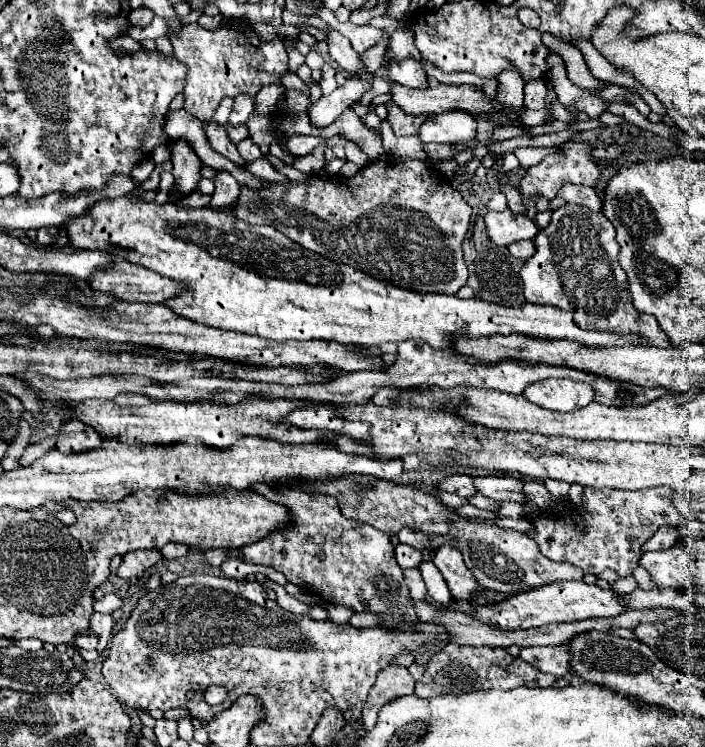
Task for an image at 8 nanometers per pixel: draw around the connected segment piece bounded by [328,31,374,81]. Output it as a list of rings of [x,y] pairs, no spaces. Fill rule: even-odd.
[[[338,31],[328,33],[328,47],[330,47],[330,57],[348,73],[348,77],[352,79],[364,79],[364,81],[372,81],[374,73],[362,63],[360,55],[352,49],[350,41],[340,35]]]

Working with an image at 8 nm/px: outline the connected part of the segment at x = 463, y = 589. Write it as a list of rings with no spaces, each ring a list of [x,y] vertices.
[[[452,547],[436,549],[434,565],[444,575],[454,599],[470,599],[476,593],[478,585],[474,583],[474,577],[470,577],[470,571],[466,571],[460,551],[454,551]]]

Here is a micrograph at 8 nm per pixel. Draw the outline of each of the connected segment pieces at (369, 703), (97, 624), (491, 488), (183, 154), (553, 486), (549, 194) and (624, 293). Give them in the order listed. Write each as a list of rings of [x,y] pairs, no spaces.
[[[402,665],[384,667],[378,673],[376,683],[372,685],[368,699],[364,703],[364,709],[362,709],[364,731],[370,731],[376,725],[378,711],[386,703],[390,703],[398,697],[404,697],[404,695],[412,695],[412,693],[414,693],[414,679],[406,667],[402,667]]]
[[[92,613],[90,617],[90,629],[92,633],[98,635],[100,643],[98,643],[98,653],[102,653],[106,649],[106,643],[110,639],[110,633],[112,633],[112,617],[110,615],[102,615],[102,613]]]
[[[474,477],[478,491],[496,501],[526,503],[528,497],[522,491],[522,481],[518,477]]]
[[[178,139],[172,147],[172,165],[174,165],[172,175],[176,193],[168,195],[168,201],[176,203],[178,199],[184,199],[186,195],[198,191],[198,181],[202,177],[200,175],[202,161],[196,157],[196,153],[184,139]]]
[[[546,479],[543,484],[556,497],[566,496],[570,489],[569,483],[560,480]]]
[[[568,141],[564,145],[558,147],[558,151],[554,155],[544,157],[538,165],[530,167],[526,171],[526,175],[522,177],[518,189],[522,197],[544,197],[544,199],[554,199],[560,191],[562,185],[572,183],[572,185],[584,185],[584,187],[596,187],[600,181],[600,169],[596,165],[596,161],[592,159],[592,151],[594,147],[584,143],[584,141]]]
[[[568,203],[552,213],[552,223],[534,241],[518,241],[508,249],[516,259],[528,259],[522,267],[524,297],[528,303],[554,305],[570,311],[574,323],[588,331],[638,335],[640,345],[672,347],[654,315],[634,309],[626,273],[618,263],[620,245],[616,243],[616,229],[600,211]]]

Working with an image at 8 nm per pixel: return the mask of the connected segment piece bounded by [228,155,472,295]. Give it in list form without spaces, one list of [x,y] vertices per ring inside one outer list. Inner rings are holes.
[[[382,155],[378,161],[360,169],[350,179],[322,181],[320,175],[312,175],[310,183],[272,183],[258,195],[242,187],[242,203],[238,203],[238,211],[228,213],[254,225],[270,225],[292,241],[300,243],[304,249],[310,249],[338,263],[358,267],[360,271],[386,283],[394,283],[402,289],[454,295],[460,287],[466,285],[468,279],[468,269],[462,257],[462,239],[470,227],[472,209],[464,197],[452,189],[446,175],[418,159]]]

